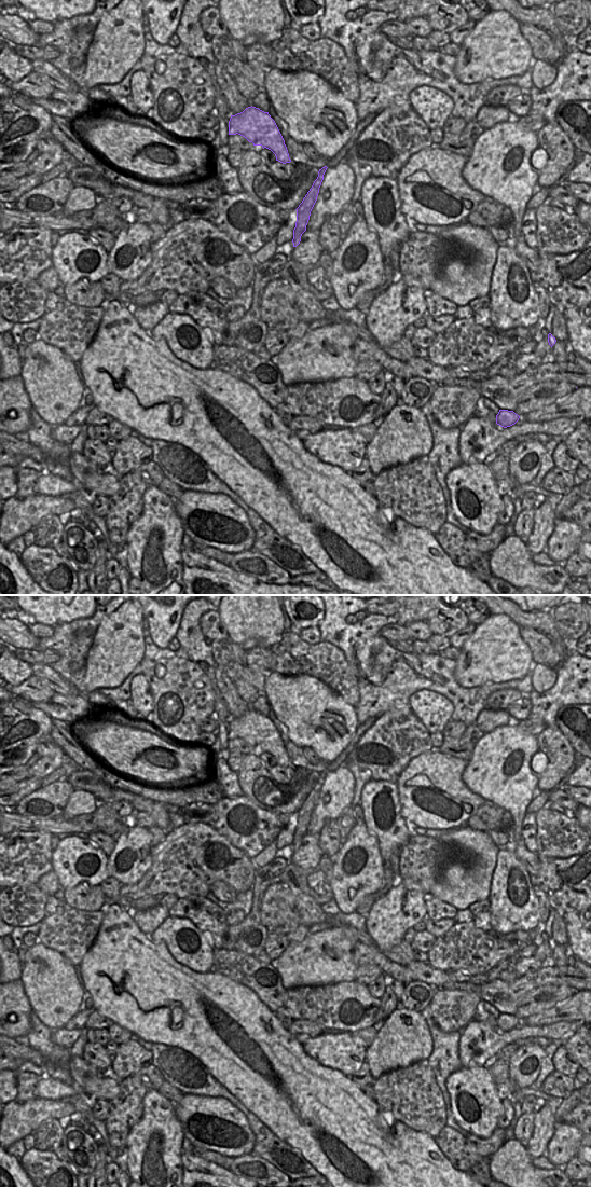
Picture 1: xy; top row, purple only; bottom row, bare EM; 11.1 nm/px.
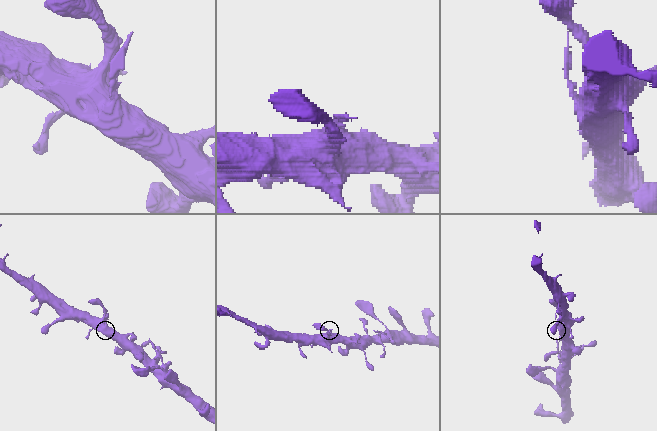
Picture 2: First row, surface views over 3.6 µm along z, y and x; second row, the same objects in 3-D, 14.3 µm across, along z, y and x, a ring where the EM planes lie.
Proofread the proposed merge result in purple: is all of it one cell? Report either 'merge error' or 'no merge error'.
no merge error

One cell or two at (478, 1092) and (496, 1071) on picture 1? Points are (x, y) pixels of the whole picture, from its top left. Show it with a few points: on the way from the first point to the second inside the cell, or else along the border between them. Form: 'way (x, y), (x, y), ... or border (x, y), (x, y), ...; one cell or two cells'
border (488, 1068), (496, 1085); two cells

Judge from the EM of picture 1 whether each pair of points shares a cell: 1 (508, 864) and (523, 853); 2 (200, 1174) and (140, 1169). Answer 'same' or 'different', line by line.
1: different
2: different

